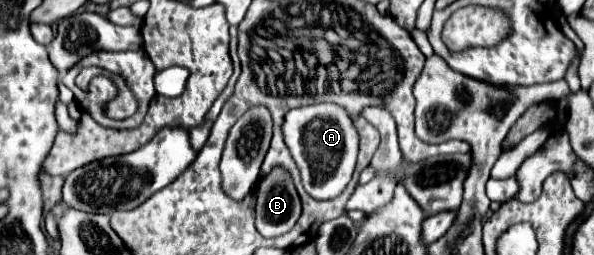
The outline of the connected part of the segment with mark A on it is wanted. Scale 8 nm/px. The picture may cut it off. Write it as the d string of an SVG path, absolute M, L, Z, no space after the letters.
M335 103L297 107L285 113L281 129L285 145L301 173L305 191L315 199L333 199L341 195L351 181L359 151L359 135L349 113Z

